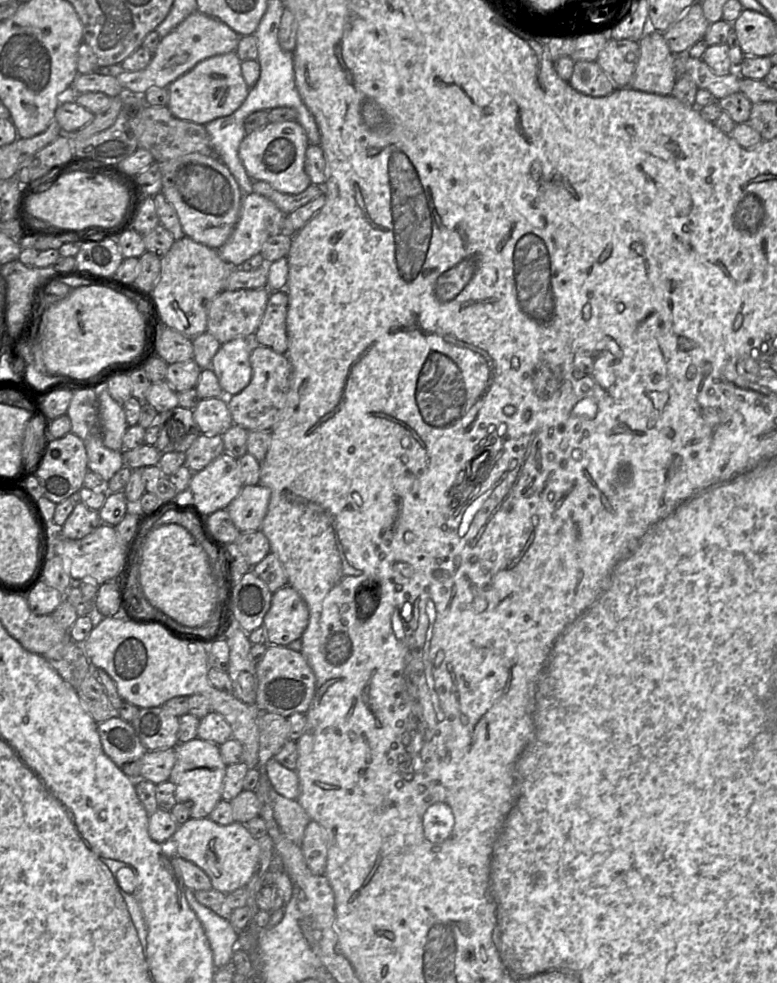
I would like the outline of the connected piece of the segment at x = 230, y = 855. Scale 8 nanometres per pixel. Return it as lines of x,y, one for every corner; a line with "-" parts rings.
192,818
180,824
170,840
173,854
201,868
210,878
212,888
228,894
245,887
253,875
260,856
260,846
246,826
234,821
220,825
210,818

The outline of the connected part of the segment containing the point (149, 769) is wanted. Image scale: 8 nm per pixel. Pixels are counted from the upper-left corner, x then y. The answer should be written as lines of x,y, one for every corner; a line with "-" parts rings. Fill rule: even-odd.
175,748
147,751
139,760
140,779
155,785
168,780
175,760

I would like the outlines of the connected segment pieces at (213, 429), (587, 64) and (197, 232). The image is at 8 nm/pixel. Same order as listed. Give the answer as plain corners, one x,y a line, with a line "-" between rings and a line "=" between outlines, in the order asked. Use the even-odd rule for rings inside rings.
226,396
200,399
193,409
194,420
201,433
220,434
226,432
233,424
=
576,61
568,82
576,91
592,97
609,95
616,88
596,61
=
190,153
159,163
162,190
175,210
185,236
220,249
231,236
240,216
244,194
227,166
216,156

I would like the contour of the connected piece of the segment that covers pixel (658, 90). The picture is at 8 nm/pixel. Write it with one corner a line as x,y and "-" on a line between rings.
648,13
648,30
640,38
640,56
636,65
635,72
630,81
630,87
639,91
654,93
659,95
671,95
674,85
677,80
677,73
674,67
675,54
670,50
663,33
649,28
649,13

